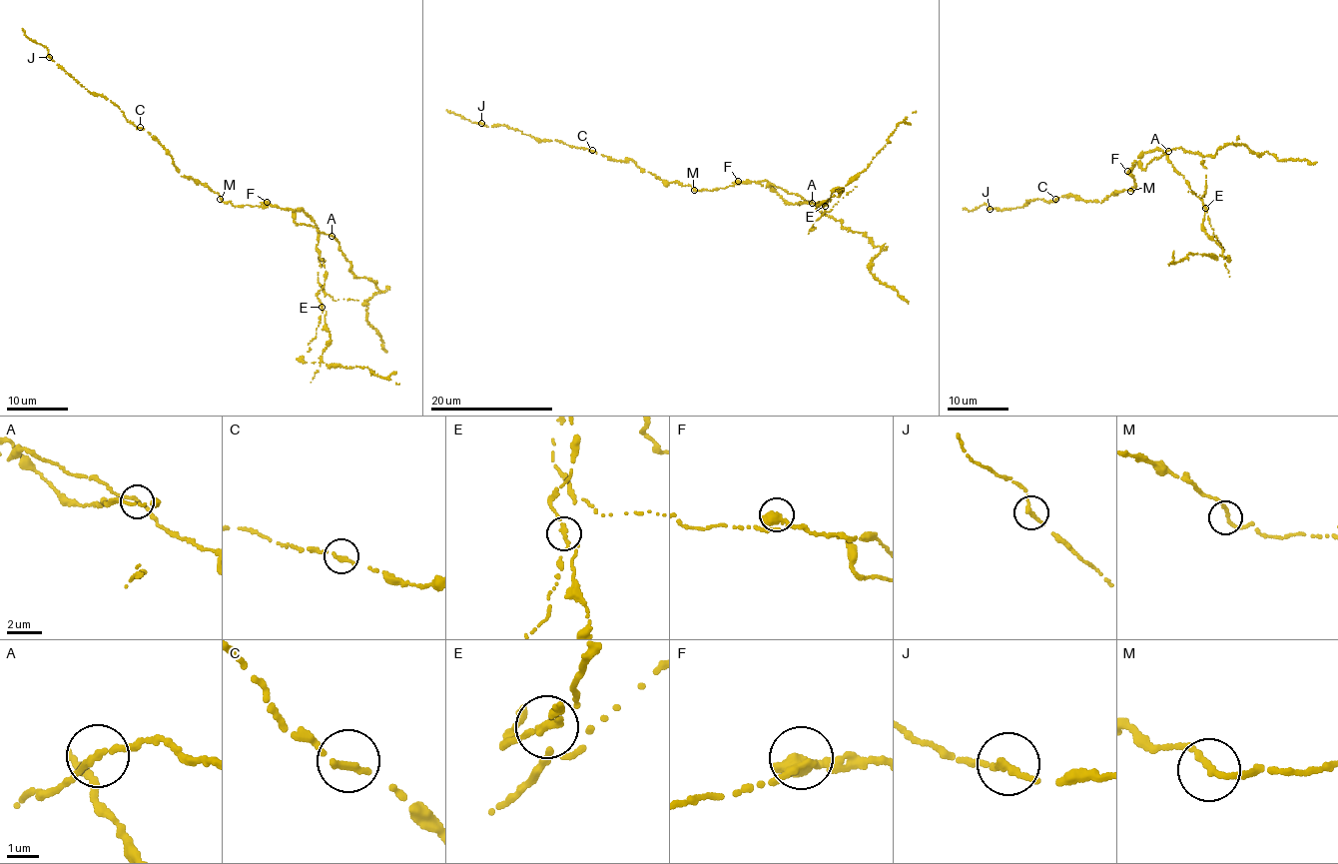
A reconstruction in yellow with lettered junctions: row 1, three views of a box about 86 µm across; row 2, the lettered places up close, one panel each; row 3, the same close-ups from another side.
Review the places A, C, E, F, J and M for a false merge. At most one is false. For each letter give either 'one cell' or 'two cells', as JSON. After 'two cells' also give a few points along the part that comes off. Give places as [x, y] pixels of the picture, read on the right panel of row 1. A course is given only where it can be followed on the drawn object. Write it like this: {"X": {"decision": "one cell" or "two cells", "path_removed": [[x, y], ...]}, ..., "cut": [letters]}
{"A": {"decision": "one cell"}, "C": {"decision": "one cell"}, "E": {"decision": "two cells", "path_removed": [[1205, 208], [1213, 234], [1228, 260], [1220, 255], [1191, 253], [1168, 264]]}, "F": {"decision": "one cell"}, "J": {"decision": "one cell"}, "M": {"decision": "one cell"}, "cut": ["E"]}

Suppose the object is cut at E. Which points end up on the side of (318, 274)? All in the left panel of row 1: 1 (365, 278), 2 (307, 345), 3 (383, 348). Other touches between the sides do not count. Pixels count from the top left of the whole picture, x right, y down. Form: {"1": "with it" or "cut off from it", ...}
{"1": "cut off from it", "2": "with it", "3": "cut off from it"}

